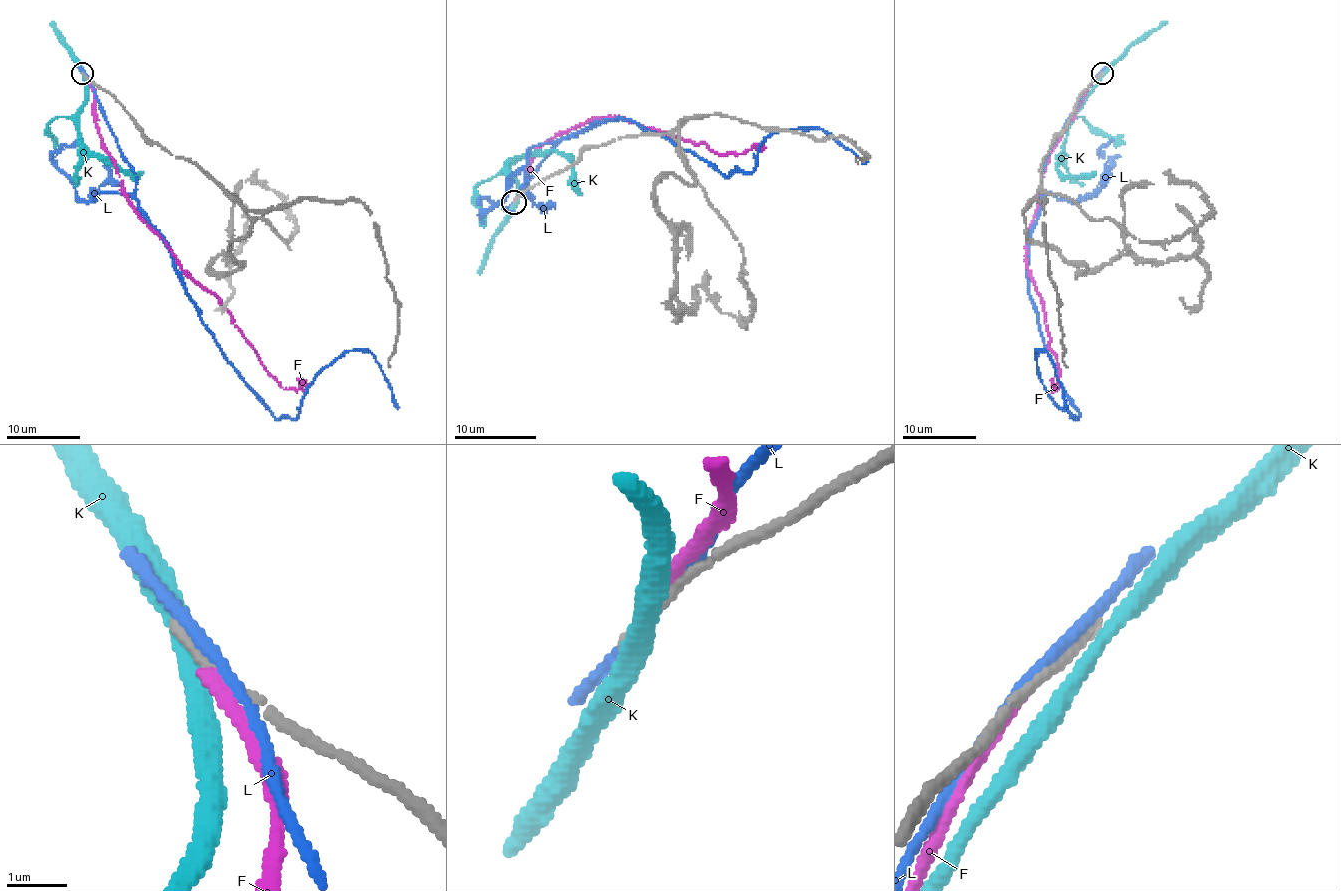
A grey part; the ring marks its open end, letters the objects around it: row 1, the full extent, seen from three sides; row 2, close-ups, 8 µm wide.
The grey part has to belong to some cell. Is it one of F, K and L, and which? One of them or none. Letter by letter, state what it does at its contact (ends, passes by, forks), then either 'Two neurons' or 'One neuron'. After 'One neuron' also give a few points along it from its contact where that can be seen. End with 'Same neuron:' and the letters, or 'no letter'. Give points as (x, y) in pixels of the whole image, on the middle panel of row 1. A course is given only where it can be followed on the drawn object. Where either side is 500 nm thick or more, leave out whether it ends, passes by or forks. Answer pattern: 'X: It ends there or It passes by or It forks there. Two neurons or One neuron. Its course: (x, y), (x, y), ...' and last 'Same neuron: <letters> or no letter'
F: It ends there. Two neurons
K: It passes by. Two neurons
L: It passes by. Two neurons
Same neuron: no letter

